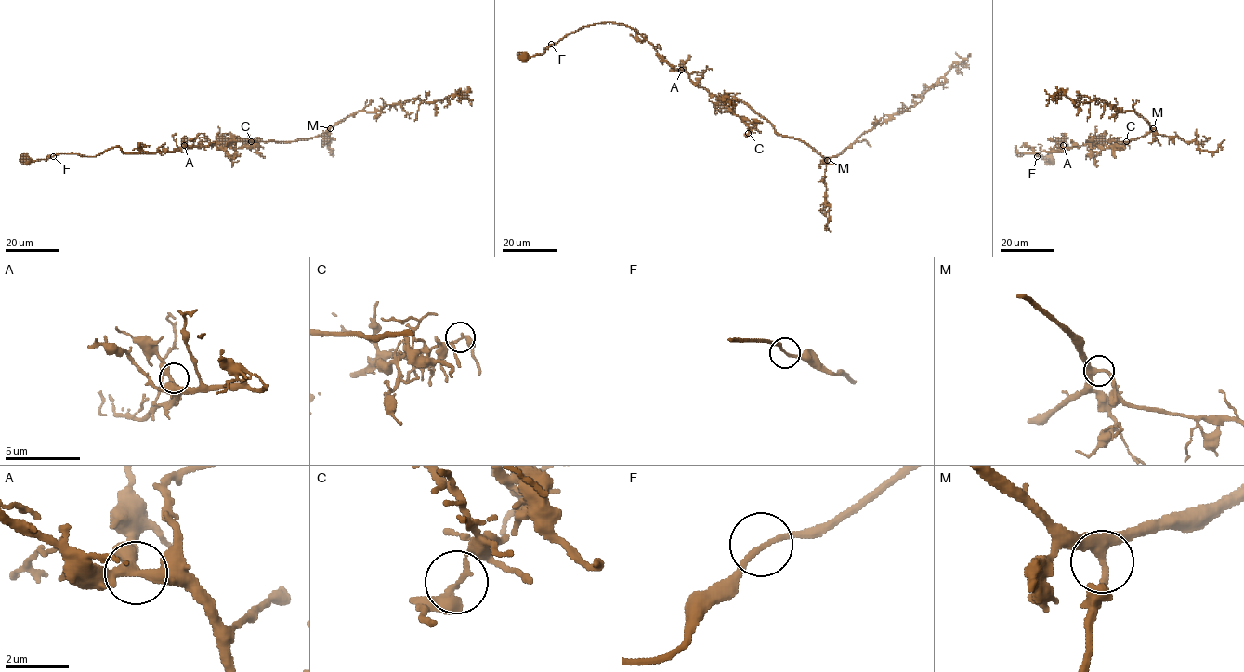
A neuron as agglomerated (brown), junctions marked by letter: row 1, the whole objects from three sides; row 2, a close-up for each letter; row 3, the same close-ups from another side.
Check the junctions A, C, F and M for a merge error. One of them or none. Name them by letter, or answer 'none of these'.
none of these

